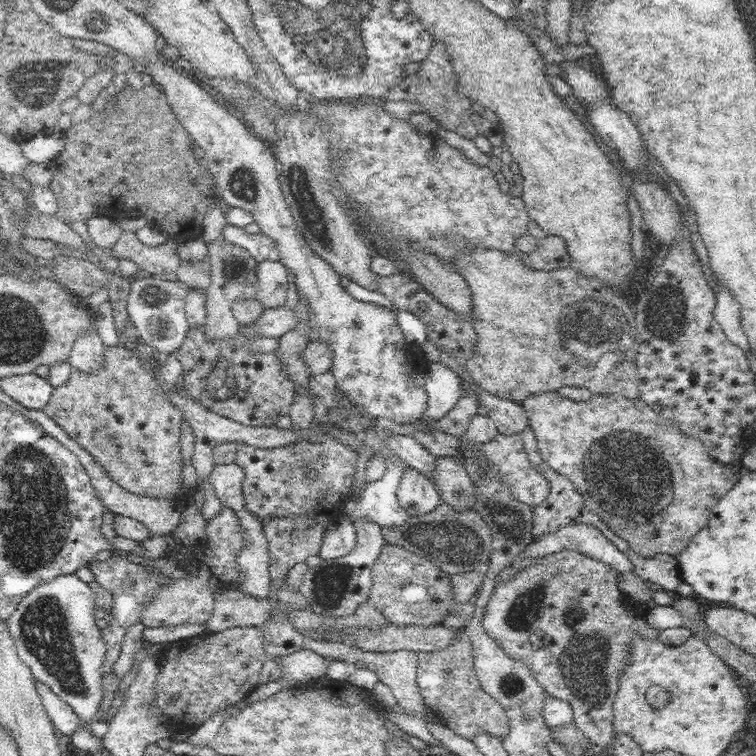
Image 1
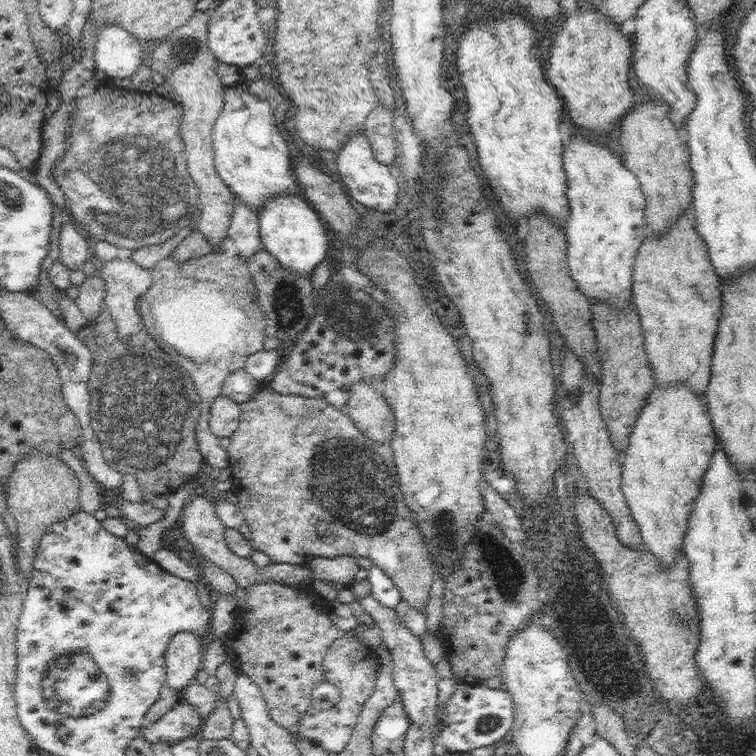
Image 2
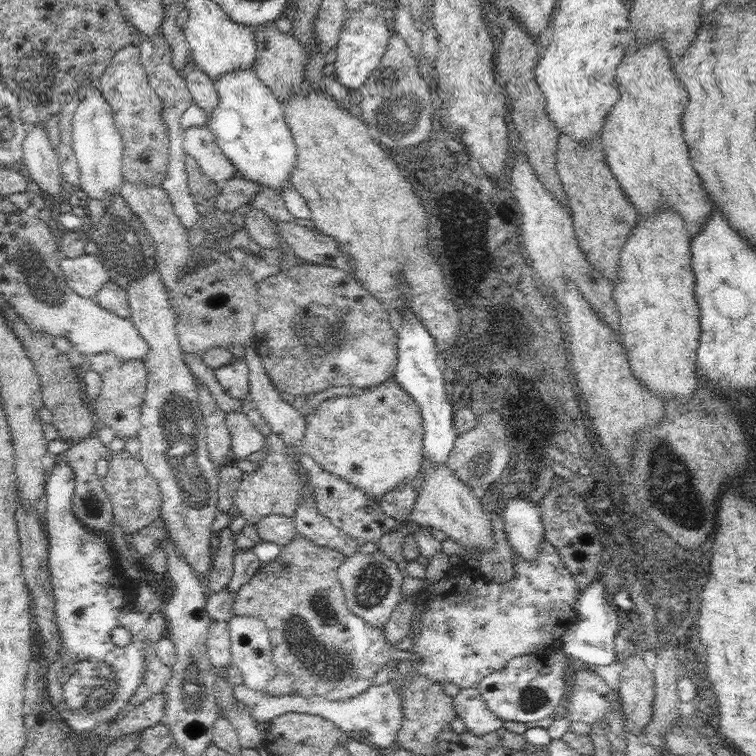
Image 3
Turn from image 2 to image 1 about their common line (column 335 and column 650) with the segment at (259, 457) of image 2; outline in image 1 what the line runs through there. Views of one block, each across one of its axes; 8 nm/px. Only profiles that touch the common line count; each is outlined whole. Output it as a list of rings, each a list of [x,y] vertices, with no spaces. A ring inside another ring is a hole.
[[[554,391],[533,395],[522,403],[522,406],[526,410],[527,418],[529,419],[529,428],[535,434],[538,451],[542,455],[542,460],[548,463],[550,468],[556,470],[560,475],[567,476],[573,483],[575,490],[584,497],[584,502],[590,511],[596,513],[616,535],[623,538],[629,544],[630,549],[644,557],[660,553],[671,554],[675,557],[678,556],[700,530],[706,526],[709,521],[711,508],[716,506],[720,502],[720,499],[737,482],[735,474],[735,467],[737,465],[724,464],[716,460],[712,455],[708,454],[704,443],[700,439],[684,434],[684,431],[680,429],[680,425],[676,421],[665,419],[640,398],[630,400],[620,395],[594,395],[587,402],[574,402],[570,398],[563,398],[557,391]]]

